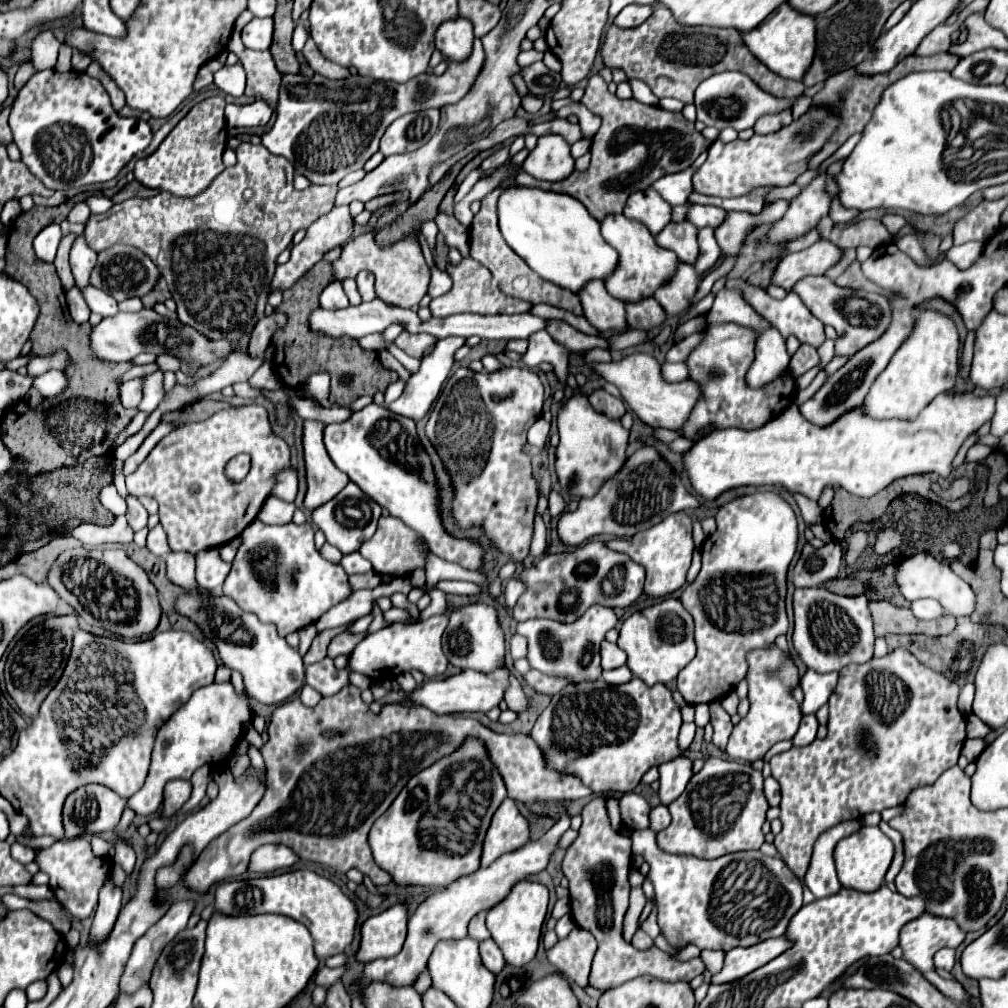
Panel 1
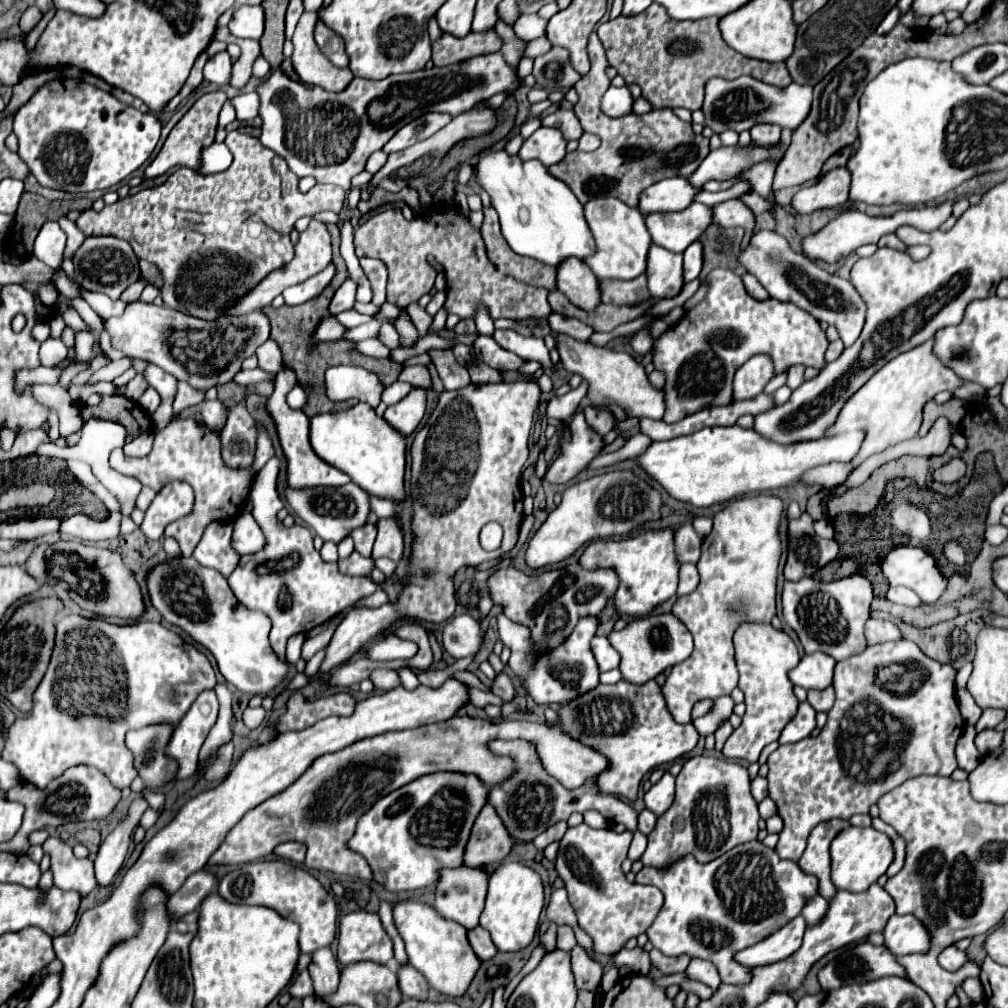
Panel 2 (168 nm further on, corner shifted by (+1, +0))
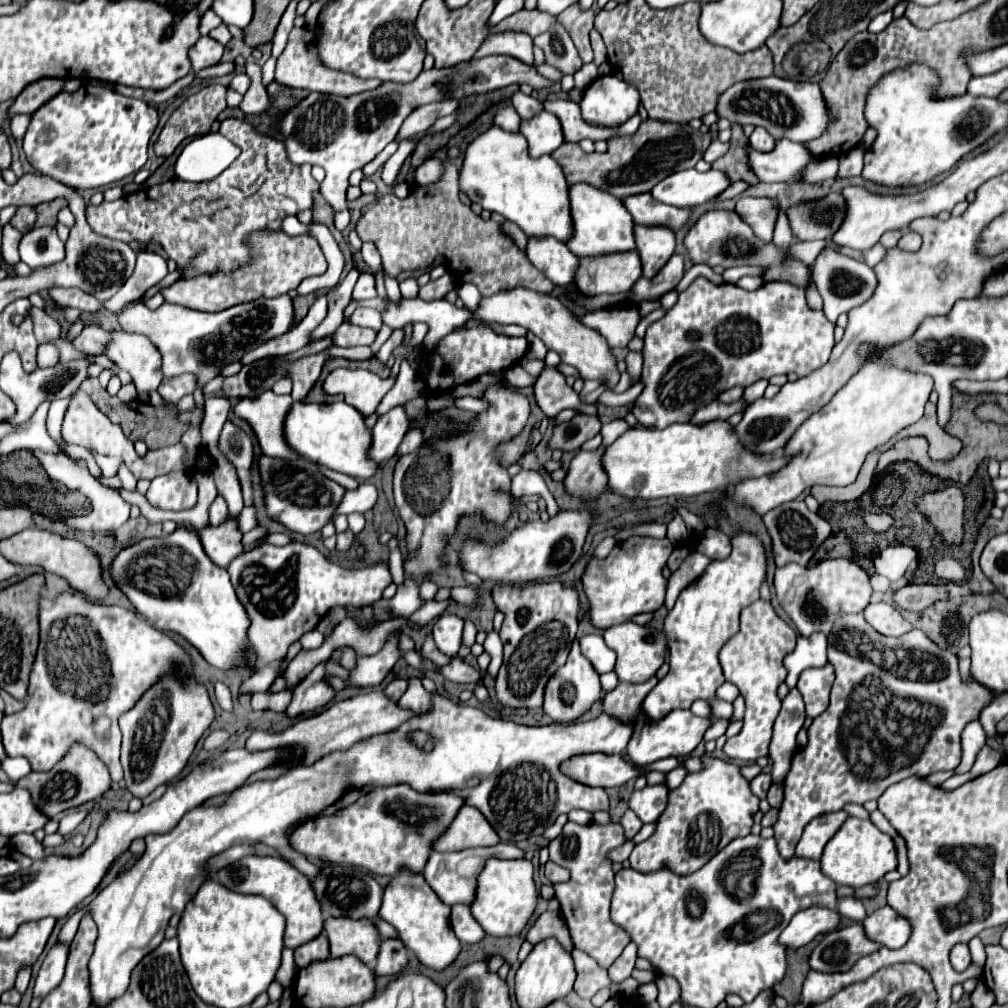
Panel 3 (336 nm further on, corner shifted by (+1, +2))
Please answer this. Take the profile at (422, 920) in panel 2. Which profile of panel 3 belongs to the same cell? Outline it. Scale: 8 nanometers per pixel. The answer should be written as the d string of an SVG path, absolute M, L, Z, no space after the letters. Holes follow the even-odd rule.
M408 870L398 872L384 888L380 916L398 930L398 938L406 944L406 948L412 950L422 964L434 970L442 970L452 964L462 948L450 928L450 906L438 898L422 874L410 874Z

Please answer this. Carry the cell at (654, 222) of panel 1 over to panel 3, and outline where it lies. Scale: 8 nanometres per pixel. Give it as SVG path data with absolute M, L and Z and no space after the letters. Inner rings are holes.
M694 168L682 170L678 174L670 174L658 186L654 186L652 196L658 202L678 206L678 208L690 208L696 204L704 204L716 194L722 194L730 186L730 178L722 174L720 170L708 170L698 172Z

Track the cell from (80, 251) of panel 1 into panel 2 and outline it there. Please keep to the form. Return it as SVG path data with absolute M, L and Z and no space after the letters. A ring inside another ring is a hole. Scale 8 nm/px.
M66 216L62 218L62 220L58 220L60 222L60 226L62 226L62 230L66 232L66 236L68 236L68 242L66 242L66 250L64 250L64 258L68 258L68 260L72 260L74 258L74 252L82 246L82 240L86 238L78 228L76 228L76 224L74 222L70 222Z

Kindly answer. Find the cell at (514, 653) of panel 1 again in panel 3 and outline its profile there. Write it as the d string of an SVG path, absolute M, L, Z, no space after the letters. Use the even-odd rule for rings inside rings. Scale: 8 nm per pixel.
M488 632L488 636L486 636L486 640L484 640L484 650L492 656L492 662L490 662L490 666L488 666L488 674L492 676L492 678L496 678L496 674L498 674L498 668L500 668L500 664L502 664L502 642L500 642L500 638L498 638L498 632Z

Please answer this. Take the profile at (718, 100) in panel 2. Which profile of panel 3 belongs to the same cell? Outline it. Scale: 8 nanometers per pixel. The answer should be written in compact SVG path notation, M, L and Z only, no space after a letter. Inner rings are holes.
M776 76L758 78L758 80L746 80L730 86L718 100L716 114L722 118L728 118L730 122L738 122L742 126L754 124L764 126L774 140L788 138L792 142L810 142L818 138L826 126L832 122L830 108L826 106L826 100L822 98L822 90L814 82L794 82L784 80Z

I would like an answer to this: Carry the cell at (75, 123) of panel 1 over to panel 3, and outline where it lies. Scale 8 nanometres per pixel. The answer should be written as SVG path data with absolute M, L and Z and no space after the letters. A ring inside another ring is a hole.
M82 86L78 92L56 94L46 104L42 104L26 130L24 136L24 154L36 172L48 174L66 186L76 190L98 188L112 182L118 182L134 172L138 172L148 158L148 142L158 126L158 112L152 104L136 98L122 96L108 86Z

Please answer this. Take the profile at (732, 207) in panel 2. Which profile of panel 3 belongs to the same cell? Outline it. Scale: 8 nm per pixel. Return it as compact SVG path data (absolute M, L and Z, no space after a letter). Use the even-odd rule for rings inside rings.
M742 196L736 202L736 212L742 216L744 222L754 230L762 242L772 242L772 232L776 224L780 204L774 198L748 198Z

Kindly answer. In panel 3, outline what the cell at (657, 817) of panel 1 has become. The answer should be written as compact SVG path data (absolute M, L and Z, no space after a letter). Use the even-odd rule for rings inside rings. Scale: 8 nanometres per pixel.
M626 810L626 812L624 812L624 816L620 818L620 824L622 824L622 828L624 828L626 838L634 838L634 834L642 828L642 822L638 820L638 816L636 816L632 810Z

